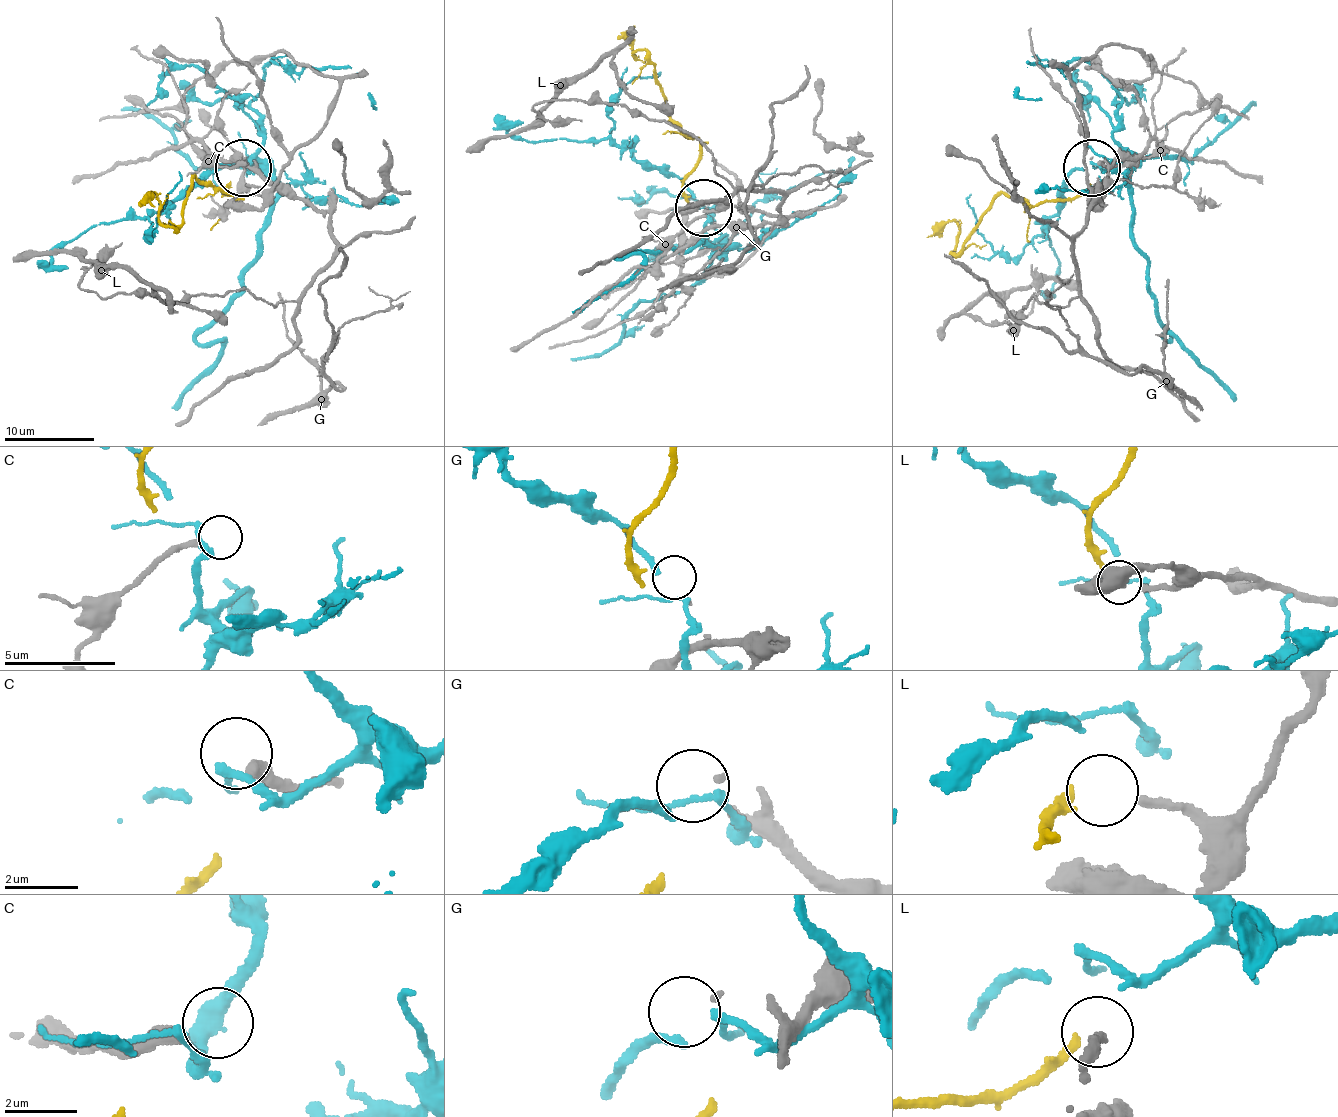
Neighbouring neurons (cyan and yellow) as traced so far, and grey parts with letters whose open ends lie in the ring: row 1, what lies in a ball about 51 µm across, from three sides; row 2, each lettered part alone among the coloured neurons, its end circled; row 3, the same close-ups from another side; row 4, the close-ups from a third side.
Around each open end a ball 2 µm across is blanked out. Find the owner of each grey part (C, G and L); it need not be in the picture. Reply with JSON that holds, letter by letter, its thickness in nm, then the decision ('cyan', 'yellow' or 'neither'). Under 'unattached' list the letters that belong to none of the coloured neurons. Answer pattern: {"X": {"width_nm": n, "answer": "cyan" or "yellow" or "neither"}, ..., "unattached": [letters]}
{"C": {"width_nm": 320, "answer": "neither"}, "G": {"width_nm": 110, "answer": "neither"}, "L": {"width_nm": 260, "answer": "neither"}, "unattached": ["C", "G", "L"]}

